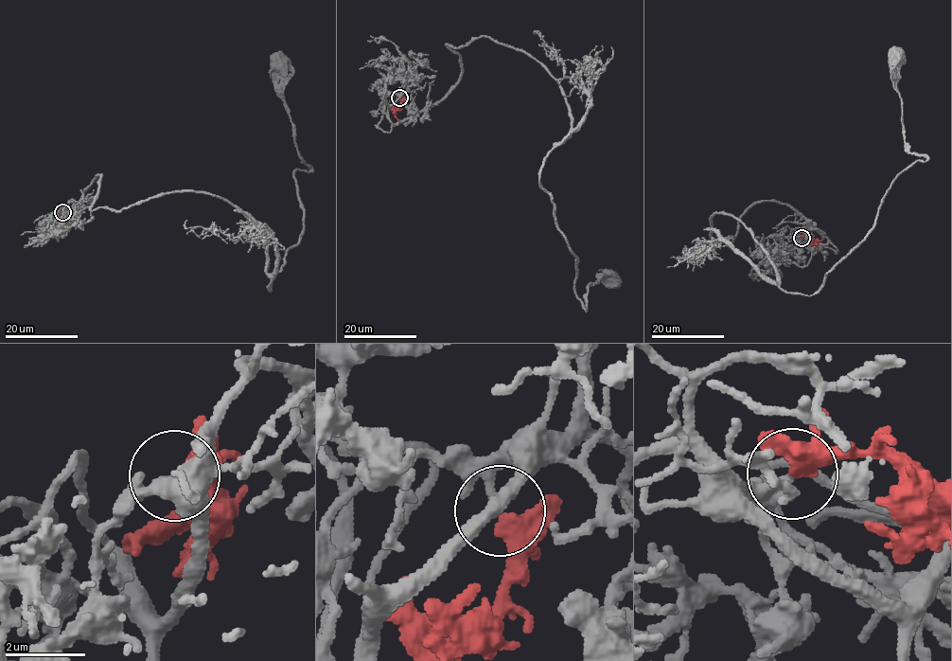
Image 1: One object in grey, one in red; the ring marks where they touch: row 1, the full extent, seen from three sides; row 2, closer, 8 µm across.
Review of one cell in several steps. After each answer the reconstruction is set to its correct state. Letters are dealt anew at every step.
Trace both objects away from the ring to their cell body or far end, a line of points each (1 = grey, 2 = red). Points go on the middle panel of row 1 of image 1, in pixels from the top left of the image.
1: (399, 98), (419, 112), (458, 81), (447, 44), (530, 54), (572, 118), (539, 180), (584, 310), (609, 276)
2: (399, 98), (400, 108), (395, 116), (400, 122)

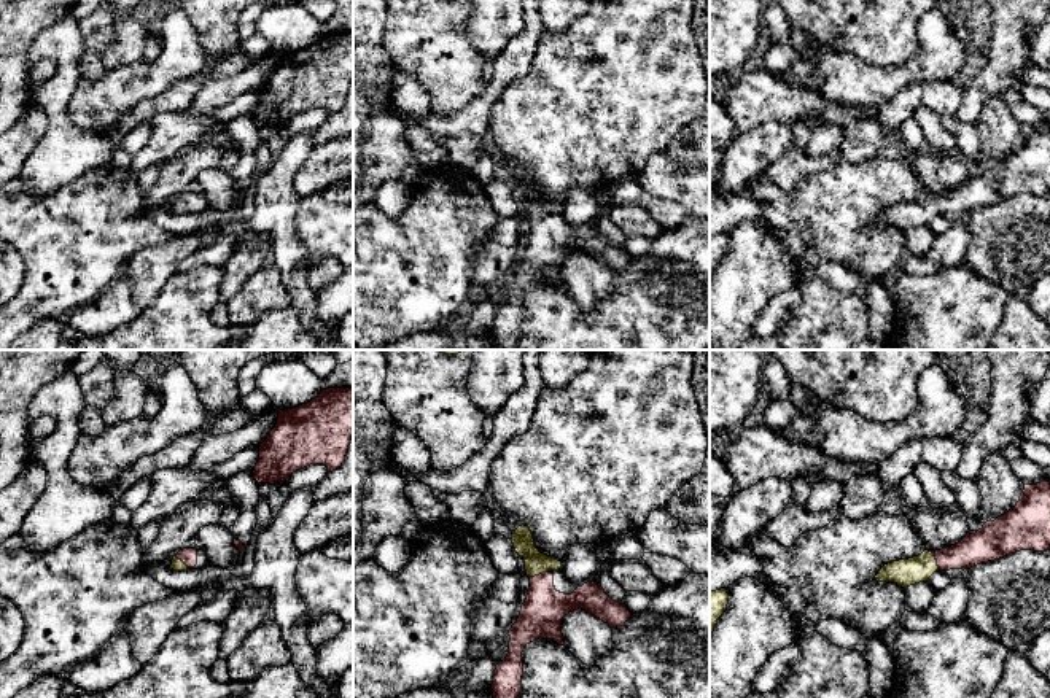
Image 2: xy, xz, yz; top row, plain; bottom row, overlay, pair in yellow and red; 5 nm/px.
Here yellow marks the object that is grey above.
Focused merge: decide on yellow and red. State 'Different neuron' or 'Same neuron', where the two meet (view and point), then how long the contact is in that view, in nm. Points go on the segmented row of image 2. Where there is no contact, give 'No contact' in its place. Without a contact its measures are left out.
Same neuron. Touches yellow at xz (540, 573). Shared border 110 nm

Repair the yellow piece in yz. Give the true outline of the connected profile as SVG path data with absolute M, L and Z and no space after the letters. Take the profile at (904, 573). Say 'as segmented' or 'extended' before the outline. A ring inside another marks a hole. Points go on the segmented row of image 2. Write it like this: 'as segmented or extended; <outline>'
extended; M1050 482L1025 485L1020 501L982 529L970 531L961 542L921 555L885 564L877 582L894 582L902 588L926 582L935 571L970 569L980 563L1005 555L1050 550Z

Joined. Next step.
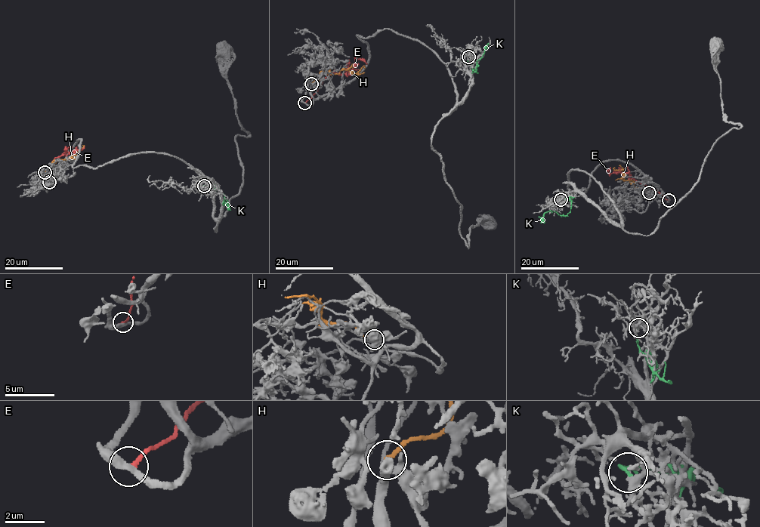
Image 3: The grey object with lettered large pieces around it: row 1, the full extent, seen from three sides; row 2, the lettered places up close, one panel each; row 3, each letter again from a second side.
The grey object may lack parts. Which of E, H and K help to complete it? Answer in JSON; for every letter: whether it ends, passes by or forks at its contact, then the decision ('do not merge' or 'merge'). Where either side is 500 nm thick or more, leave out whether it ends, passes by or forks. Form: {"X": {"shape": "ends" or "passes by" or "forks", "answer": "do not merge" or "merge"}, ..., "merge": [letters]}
{"E": {"shape": "ends", "answer": "do not merge"}, "H": {"shape": "ends", "answer": "do not merge"}, "K": {"shape": "ends", "answer": "do not merge"}, "merge": []}

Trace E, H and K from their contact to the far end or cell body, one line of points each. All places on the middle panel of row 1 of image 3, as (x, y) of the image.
E: (304, 103), (316, 93), (323, 79), (329, 75), (335, 72), (346, 73), (358, 60), (367, 64)
H: (311, 84), (319, 78), (323, 72), (338, 74), (345, 69), (356, 73), (363, 66), (365, 68)
K: (468, 57), (468, 61), (477, 72), (477, 61), (482, 57), (487, 46)

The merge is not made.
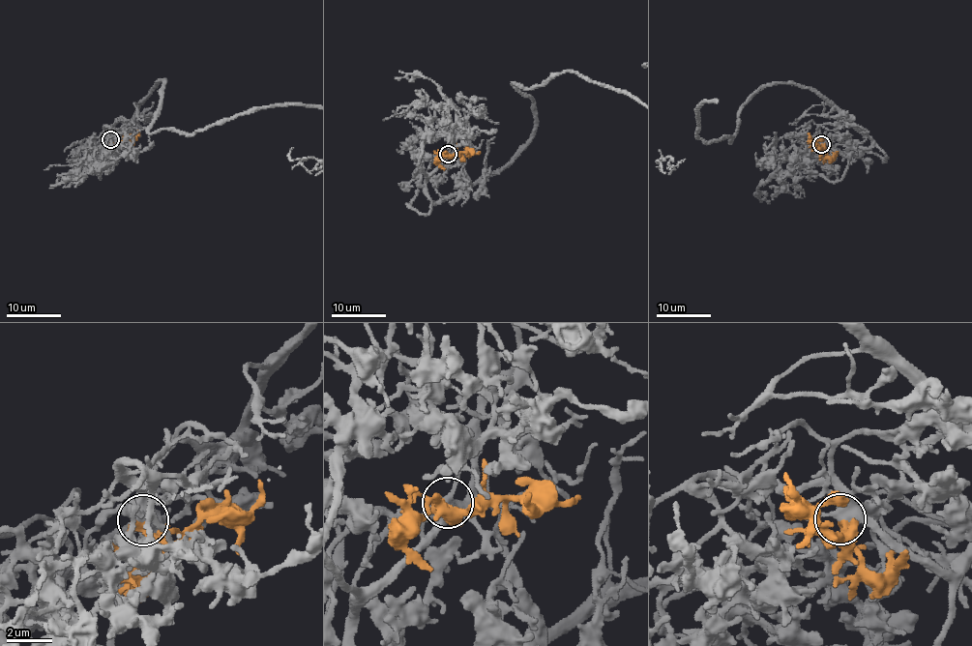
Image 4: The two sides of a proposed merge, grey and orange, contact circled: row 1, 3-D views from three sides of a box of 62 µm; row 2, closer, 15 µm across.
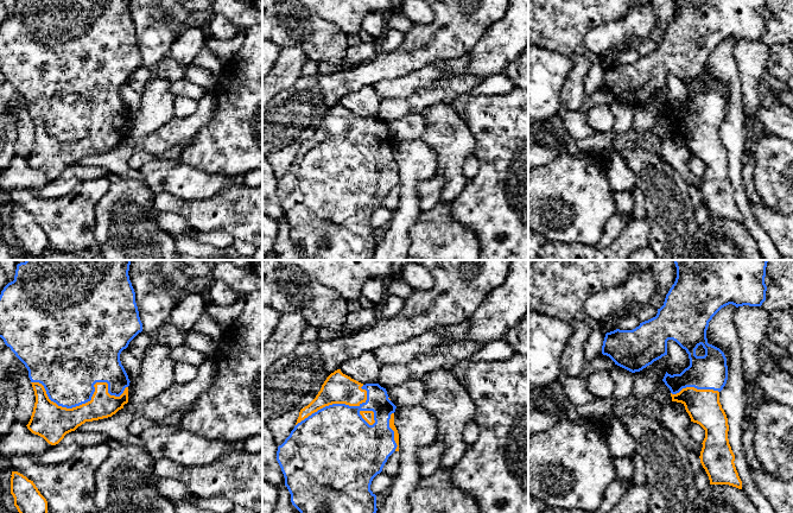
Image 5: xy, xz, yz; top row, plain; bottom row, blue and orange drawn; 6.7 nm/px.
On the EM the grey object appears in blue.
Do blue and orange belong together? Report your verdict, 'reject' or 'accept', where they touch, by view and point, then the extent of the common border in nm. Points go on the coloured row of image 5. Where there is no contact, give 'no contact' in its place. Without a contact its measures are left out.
accept | xy (86, 401) | 650 nm

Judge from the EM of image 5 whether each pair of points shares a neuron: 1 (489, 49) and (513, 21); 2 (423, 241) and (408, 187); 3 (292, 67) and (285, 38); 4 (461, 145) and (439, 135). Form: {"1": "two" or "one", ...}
{"1": "one", "2": "two", "3": "two", "4": "one"}

